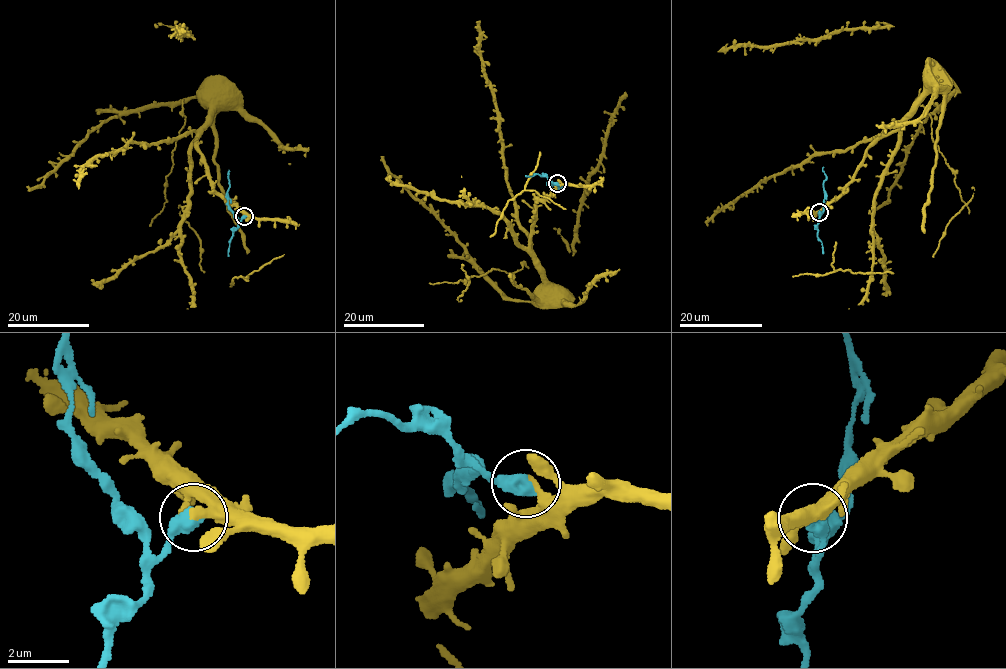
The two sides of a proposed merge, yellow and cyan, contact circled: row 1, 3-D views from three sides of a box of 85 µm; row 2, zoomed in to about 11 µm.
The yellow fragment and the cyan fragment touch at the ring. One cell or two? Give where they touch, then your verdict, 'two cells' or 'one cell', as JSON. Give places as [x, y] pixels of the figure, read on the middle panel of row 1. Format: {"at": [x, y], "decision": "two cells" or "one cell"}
{"at": [557, 183], "decision": "two cells"}

